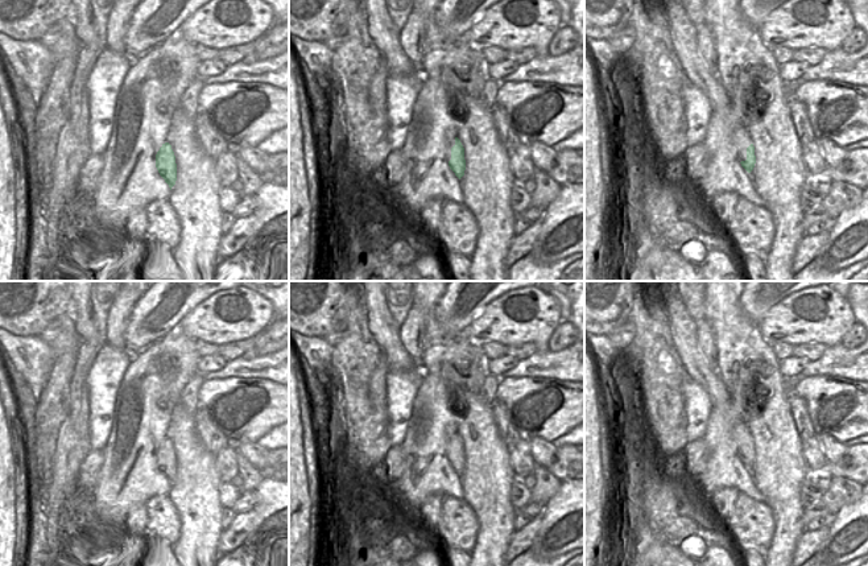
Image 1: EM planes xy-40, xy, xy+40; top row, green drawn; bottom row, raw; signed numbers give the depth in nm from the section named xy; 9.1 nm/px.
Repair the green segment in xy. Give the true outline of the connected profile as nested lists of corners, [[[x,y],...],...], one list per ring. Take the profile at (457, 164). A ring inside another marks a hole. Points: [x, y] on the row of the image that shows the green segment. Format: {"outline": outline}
{"outline": [[[455,137],[455,145],[451,148],[451,160],[449,161],[449,166],[459,179],[464,175],[464,148],[458,137]]]}

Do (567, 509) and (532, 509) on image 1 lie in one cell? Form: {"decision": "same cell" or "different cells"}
{"decision": "different cells"}

